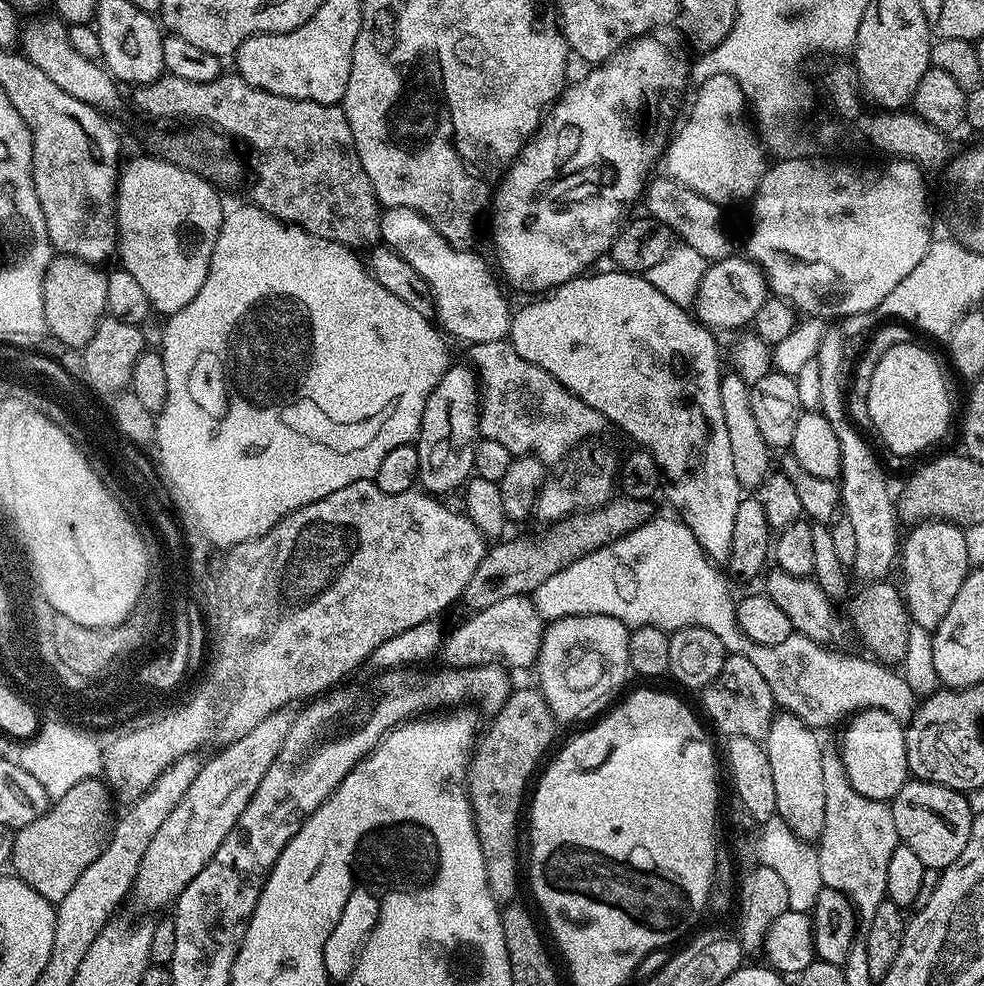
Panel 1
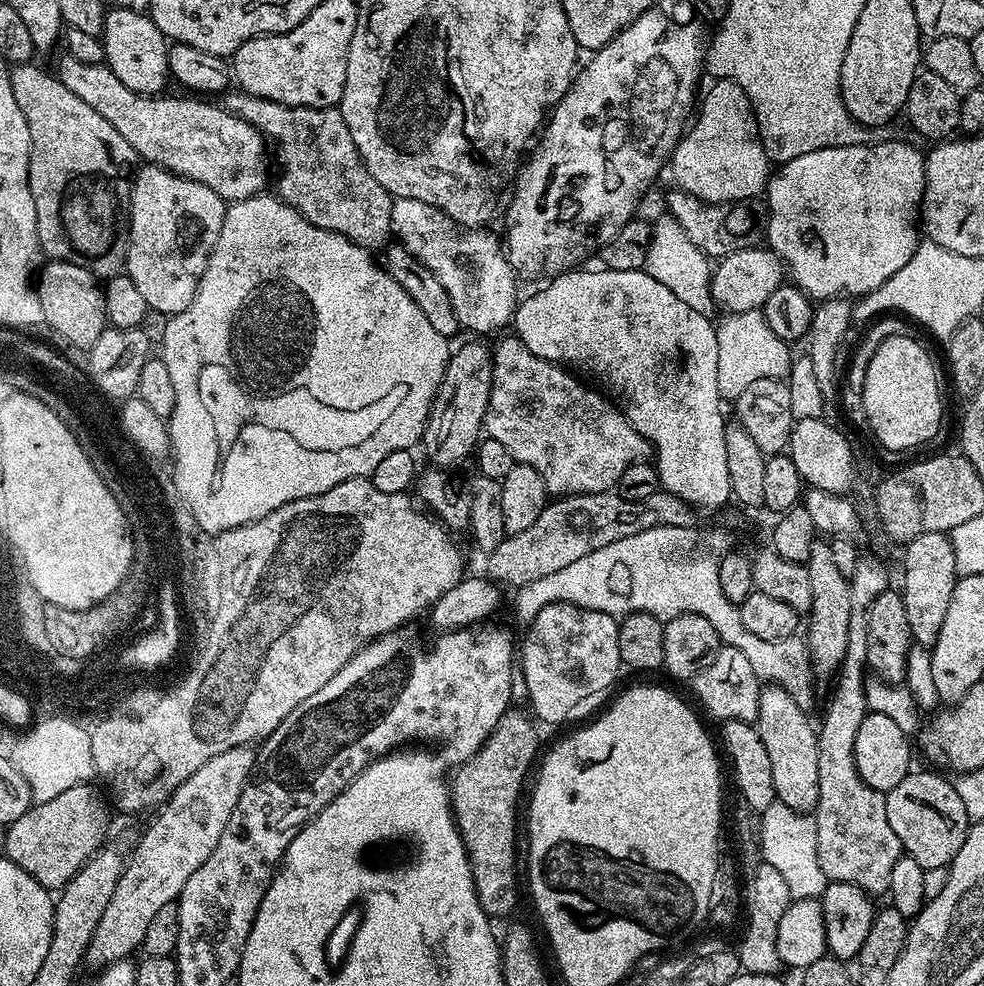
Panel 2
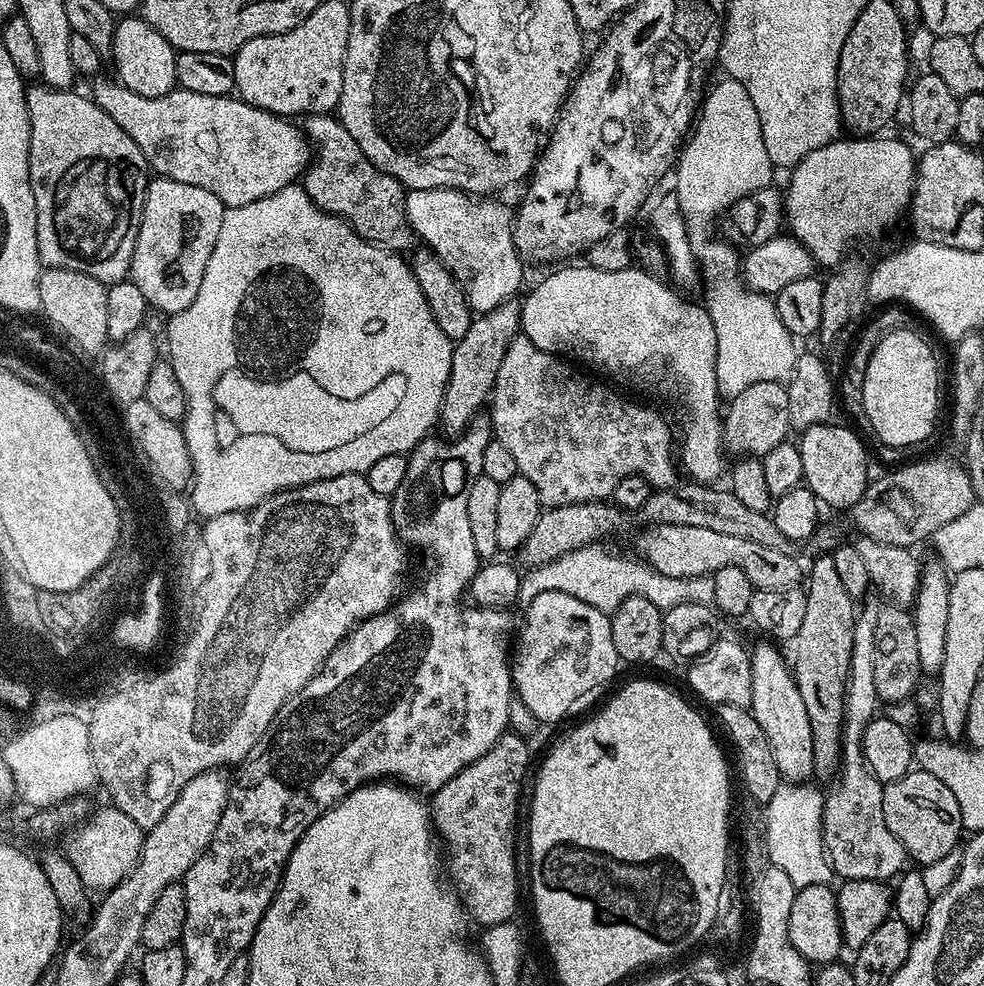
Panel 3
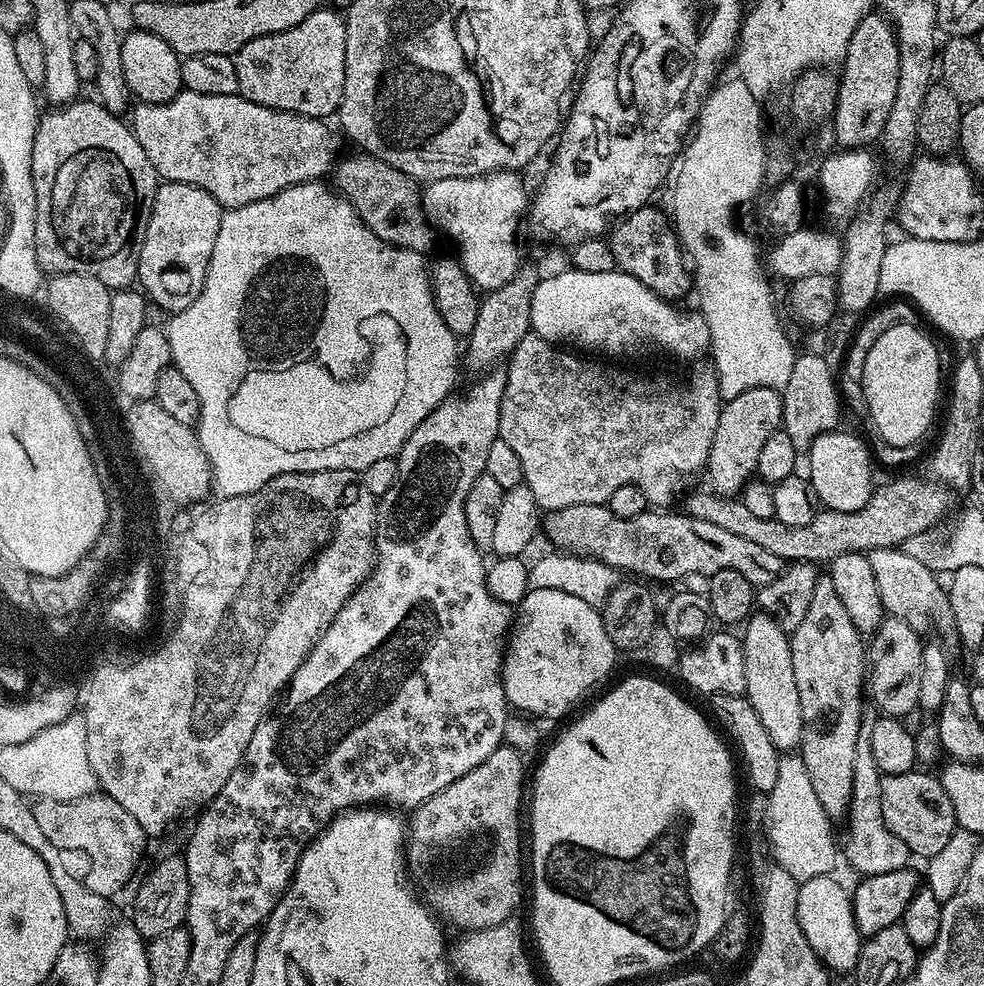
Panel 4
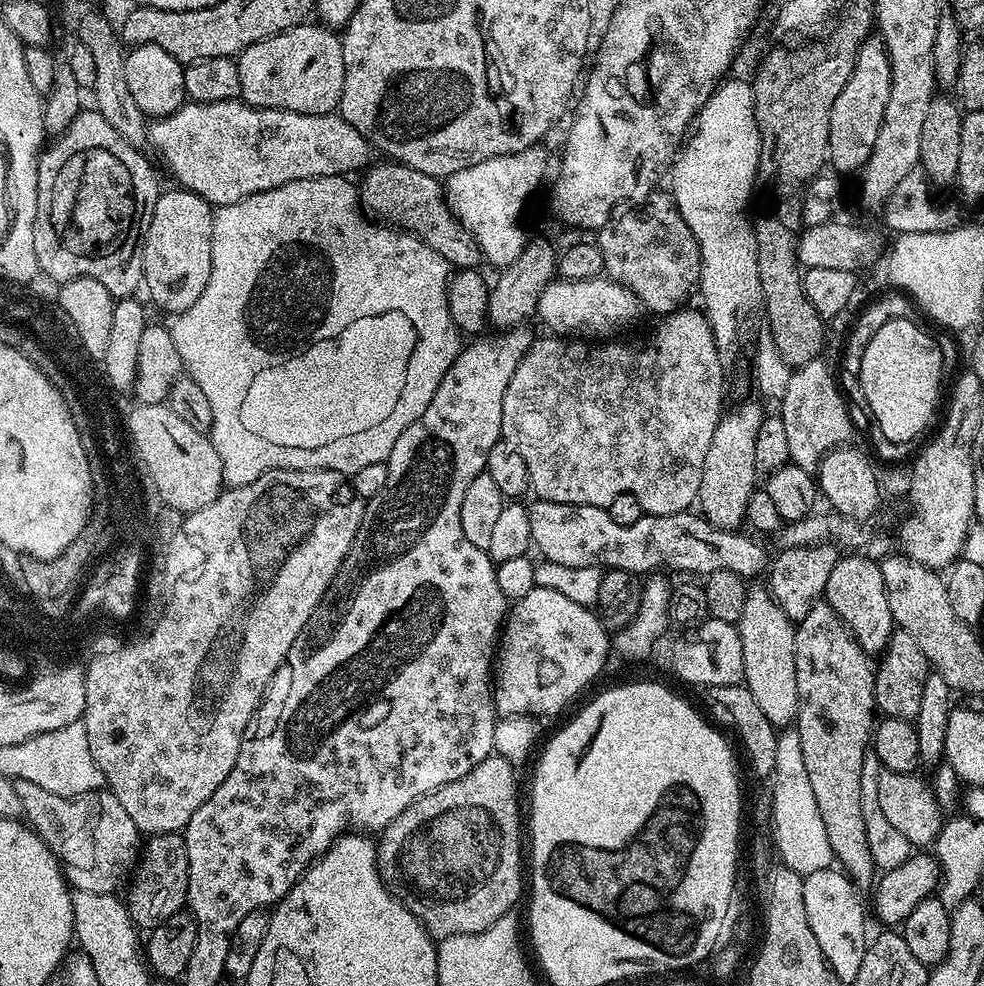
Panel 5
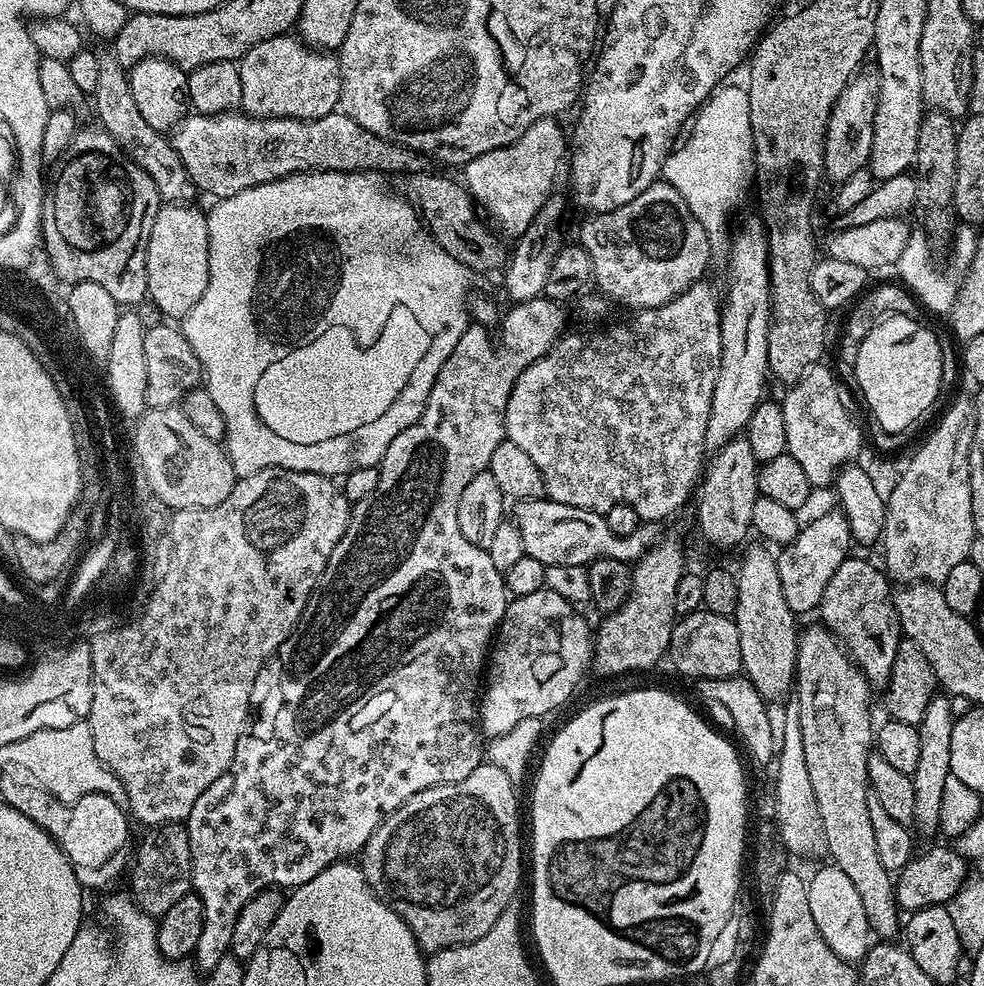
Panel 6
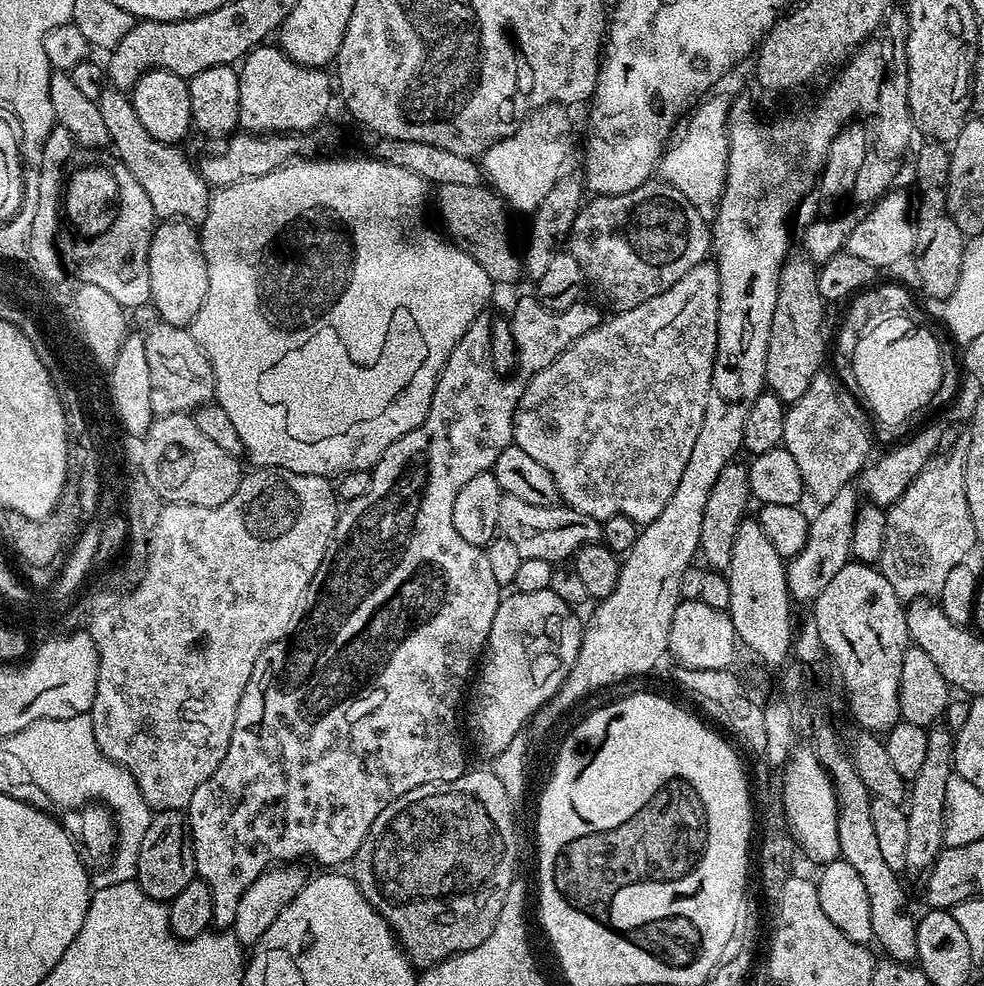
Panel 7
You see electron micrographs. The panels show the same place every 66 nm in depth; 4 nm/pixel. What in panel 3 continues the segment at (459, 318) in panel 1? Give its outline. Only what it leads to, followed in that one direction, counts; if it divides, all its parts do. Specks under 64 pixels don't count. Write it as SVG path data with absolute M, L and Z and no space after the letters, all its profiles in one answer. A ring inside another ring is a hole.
M456 188L411 190L404 198L404 213L419 243L430 249L448 267L450 274L454 274L466 294L466 302L476 314L494 310L502 306L502 302L513 299L524 280L526 264L512 240L513 209L503 208L496 200L499 199L477 198Z

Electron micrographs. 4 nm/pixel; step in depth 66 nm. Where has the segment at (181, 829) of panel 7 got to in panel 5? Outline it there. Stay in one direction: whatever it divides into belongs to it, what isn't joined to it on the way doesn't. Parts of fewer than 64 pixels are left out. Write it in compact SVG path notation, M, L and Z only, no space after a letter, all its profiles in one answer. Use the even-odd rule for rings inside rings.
M179 833L151 837L141 851L131 880L126 903L132 923L139 929L157 928L180 912L187 903L189 888L189 859L183 837Z

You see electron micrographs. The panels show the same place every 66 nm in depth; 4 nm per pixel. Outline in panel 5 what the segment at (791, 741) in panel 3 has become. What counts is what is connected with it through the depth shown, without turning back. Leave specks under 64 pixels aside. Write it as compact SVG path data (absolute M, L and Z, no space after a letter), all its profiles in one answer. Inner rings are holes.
M749 587L746 604L738 623L744 659L743 683L758 702L762 714L777 726L788 726L796 719L798 710L798 678L794 674L794 621L772 599L767 587Z

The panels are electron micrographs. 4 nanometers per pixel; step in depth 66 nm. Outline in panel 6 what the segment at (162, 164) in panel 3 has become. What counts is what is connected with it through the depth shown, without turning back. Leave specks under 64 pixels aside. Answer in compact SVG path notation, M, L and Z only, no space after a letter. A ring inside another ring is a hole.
M236 110L220 112L217 116L189 114L171 133L170 139L178 158L182 158L182 166L186 166L186 174L190 174L192 183L201 193L209 192L212 198L233 196L242 190L250 190L266 182L293 176L295 172L374 172L377 174L400 172L399 174L407 174L425 171L430 164L429 157L410 150L404 144L395 144L386 138L378 138L378 134L358 126L358 122L354 122L354 118L350 118L342 110L313 120L258 118L241 114Z

